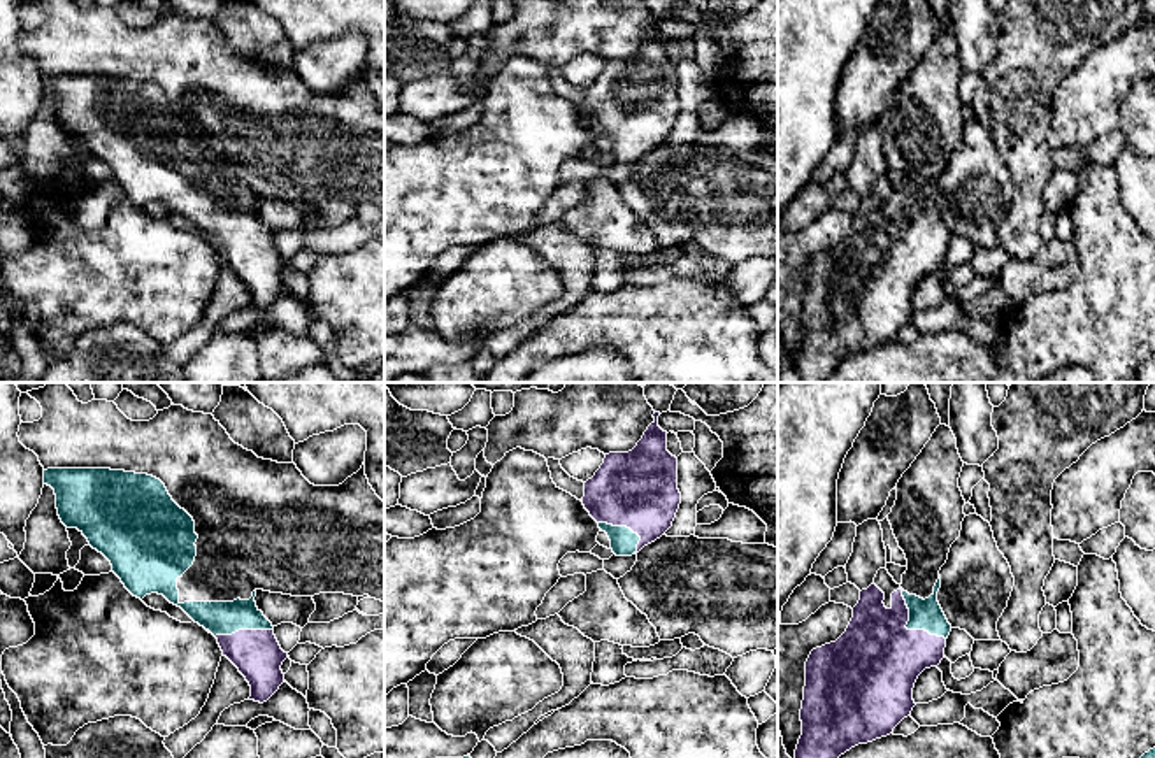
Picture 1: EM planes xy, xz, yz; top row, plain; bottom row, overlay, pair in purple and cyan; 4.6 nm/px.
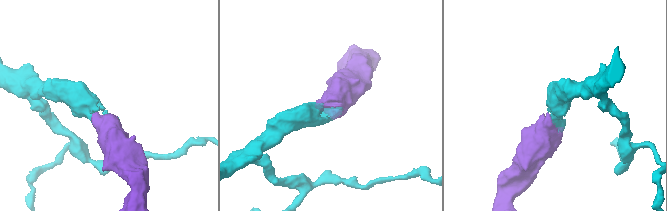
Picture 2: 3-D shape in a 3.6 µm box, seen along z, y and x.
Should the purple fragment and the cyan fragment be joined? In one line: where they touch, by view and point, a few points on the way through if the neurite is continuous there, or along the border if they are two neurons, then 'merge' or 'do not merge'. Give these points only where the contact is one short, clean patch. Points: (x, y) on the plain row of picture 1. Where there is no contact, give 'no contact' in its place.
meets purple in yz at (906, 235); merge

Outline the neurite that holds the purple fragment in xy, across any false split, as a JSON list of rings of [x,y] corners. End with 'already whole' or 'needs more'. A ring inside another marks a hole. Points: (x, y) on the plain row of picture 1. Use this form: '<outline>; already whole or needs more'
[[[47,75],[44,91],[54,97],[61,130],[77,135],[111,168],[112,179],[133,204],[142,207],[151,200],[163,202],[218,246],[223,263],[249,290],[249,307],[263,311],[279,297],[284,290],[281,272],[288,260],[281,256],[272,230],[256,214],[256,197],[249,207],[179,209],[177,186],[195,168],[198,142],[193,125],[172,107],[160,86],[111,75]]]; needs more

